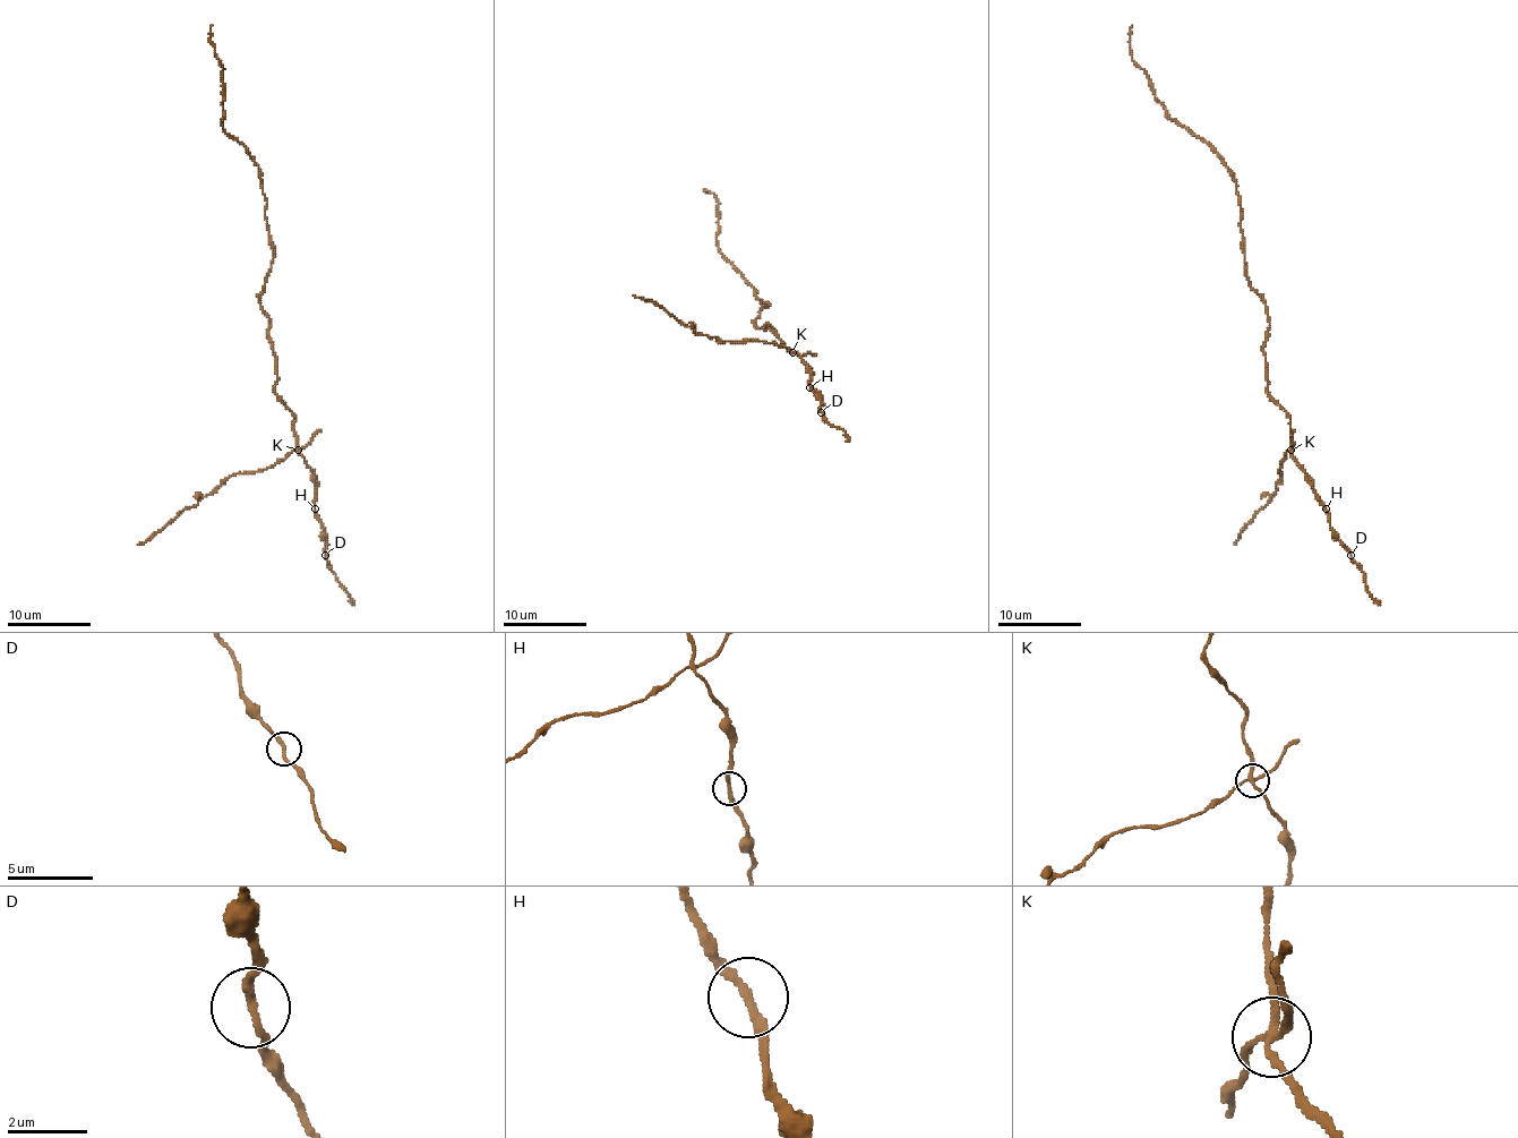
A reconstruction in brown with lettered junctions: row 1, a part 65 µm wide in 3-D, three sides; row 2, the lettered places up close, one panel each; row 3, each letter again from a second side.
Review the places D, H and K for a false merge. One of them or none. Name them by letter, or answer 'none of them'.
K

